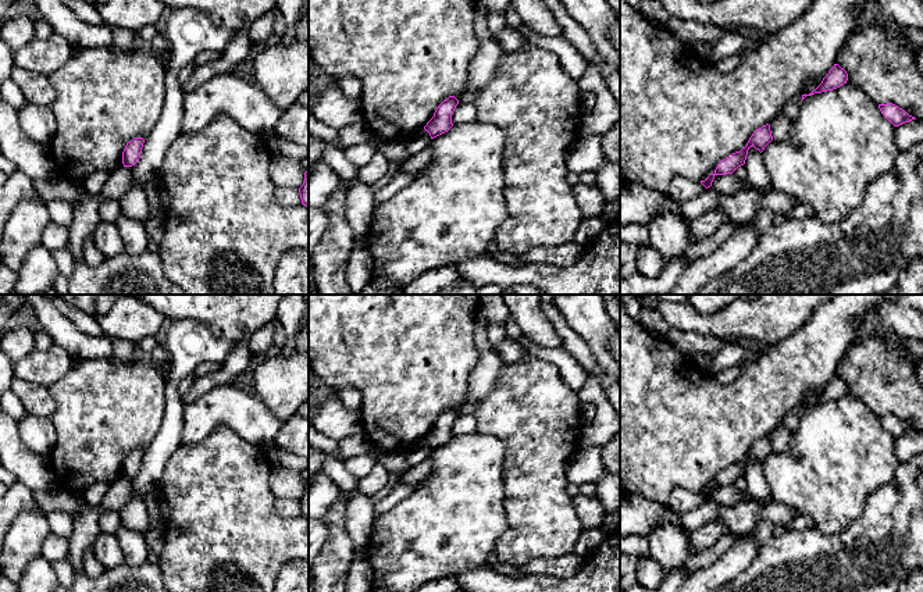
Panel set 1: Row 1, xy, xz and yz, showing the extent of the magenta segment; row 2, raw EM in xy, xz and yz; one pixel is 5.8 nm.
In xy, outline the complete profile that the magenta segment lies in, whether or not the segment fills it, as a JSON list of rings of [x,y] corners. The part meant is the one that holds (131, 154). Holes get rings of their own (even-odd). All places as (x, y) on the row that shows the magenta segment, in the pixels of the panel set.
[[[133,138],[131,142],[126,143],[122,151],[124,167],[132,167],[139,161],[143,143],[145,143],[143,138]]]

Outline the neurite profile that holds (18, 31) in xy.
[[[26,15],[7,19],[0,29],[0,39],[14,51],[26,46],[35,38],[35,22]]]

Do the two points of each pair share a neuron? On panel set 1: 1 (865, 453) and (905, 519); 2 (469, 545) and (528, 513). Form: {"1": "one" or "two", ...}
{"1": "two", "2": "two"}

